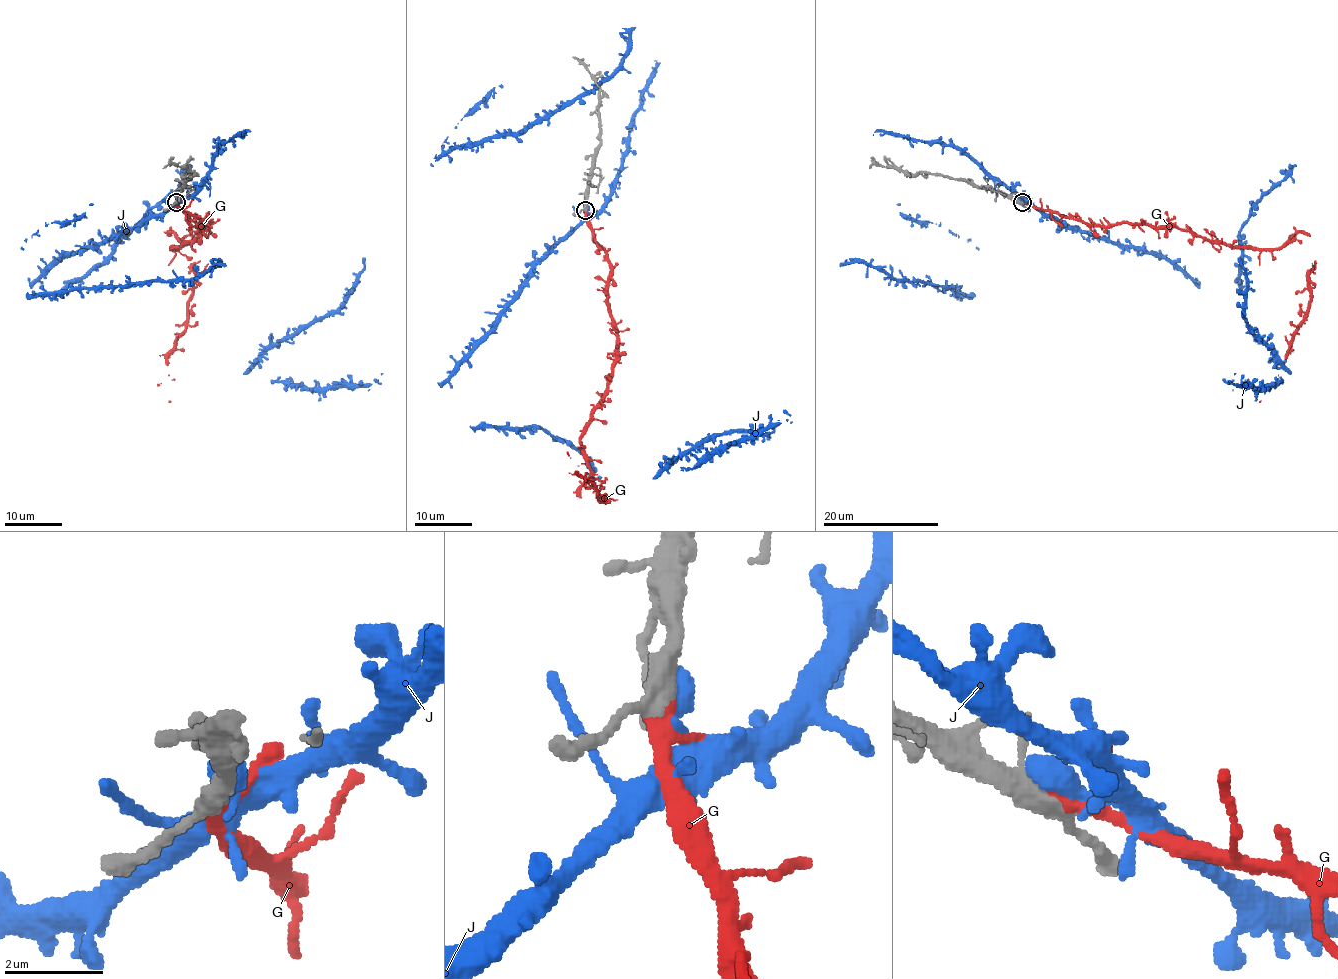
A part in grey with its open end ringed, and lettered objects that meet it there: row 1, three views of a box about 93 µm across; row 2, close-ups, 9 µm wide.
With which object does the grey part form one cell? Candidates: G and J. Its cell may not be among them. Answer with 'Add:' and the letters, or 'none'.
Add: G

